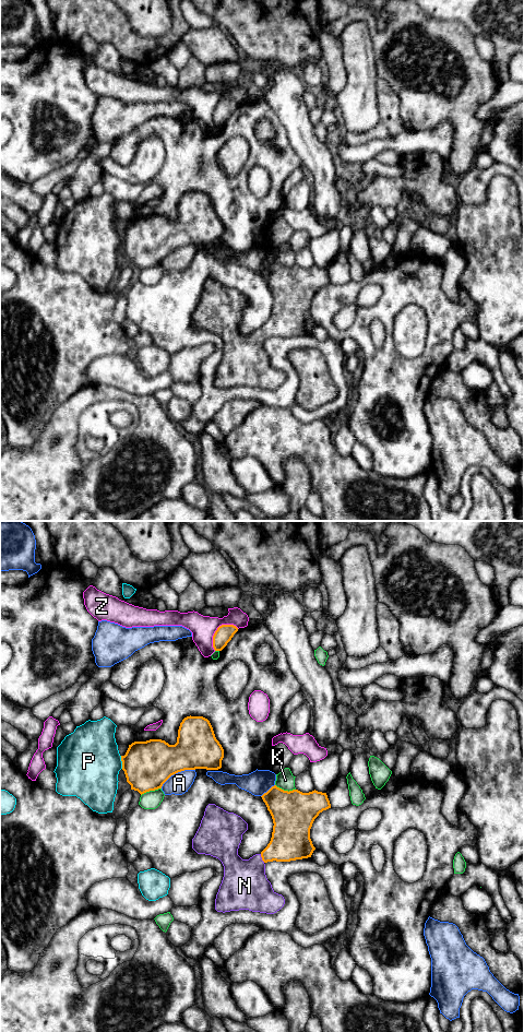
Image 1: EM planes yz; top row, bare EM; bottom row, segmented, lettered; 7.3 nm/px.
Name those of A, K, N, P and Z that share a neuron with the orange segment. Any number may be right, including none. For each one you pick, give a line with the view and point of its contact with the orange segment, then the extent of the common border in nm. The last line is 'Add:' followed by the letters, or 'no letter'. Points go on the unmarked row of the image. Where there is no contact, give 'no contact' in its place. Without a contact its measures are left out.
N: yz (262, 334) | 70 nm
Add: N

